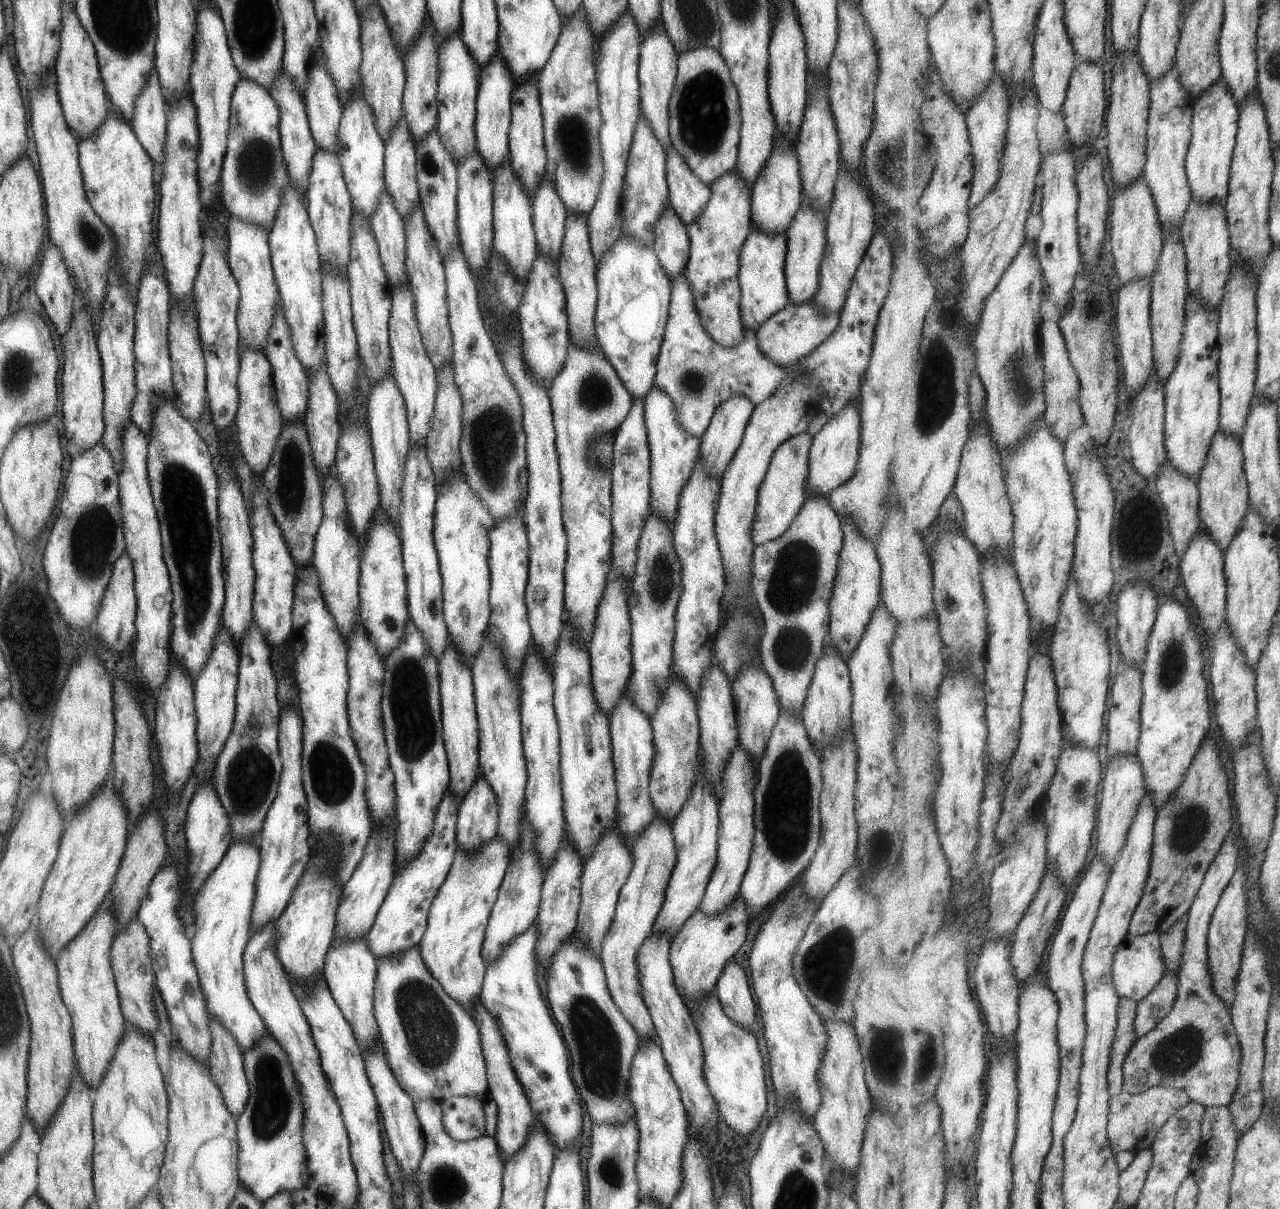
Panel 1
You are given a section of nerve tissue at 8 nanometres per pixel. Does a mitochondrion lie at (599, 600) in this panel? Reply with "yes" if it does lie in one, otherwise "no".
no

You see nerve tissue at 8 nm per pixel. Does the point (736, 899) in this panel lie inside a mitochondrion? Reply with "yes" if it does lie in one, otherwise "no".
no

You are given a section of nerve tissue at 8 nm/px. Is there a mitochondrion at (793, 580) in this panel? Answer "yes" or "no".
yes

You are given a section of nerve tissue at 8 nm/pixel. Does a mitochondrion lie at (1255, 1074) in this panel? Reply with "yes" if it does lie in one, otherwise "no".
no

